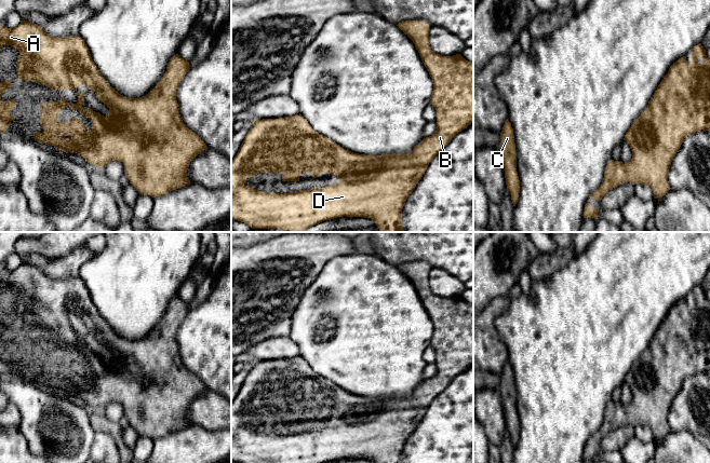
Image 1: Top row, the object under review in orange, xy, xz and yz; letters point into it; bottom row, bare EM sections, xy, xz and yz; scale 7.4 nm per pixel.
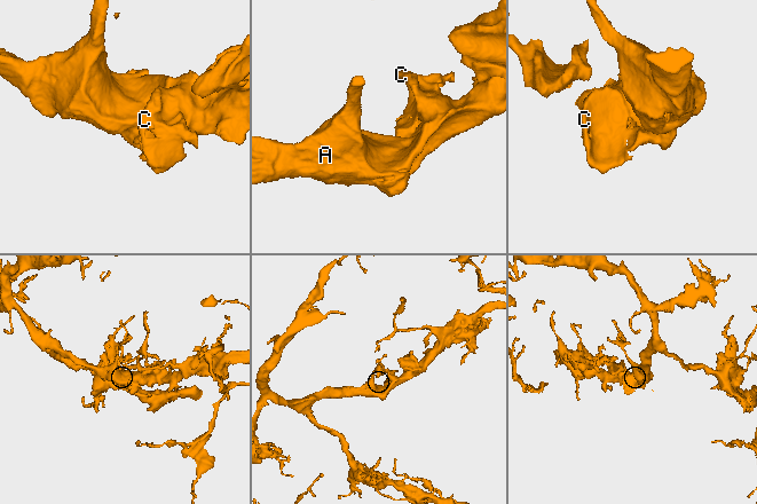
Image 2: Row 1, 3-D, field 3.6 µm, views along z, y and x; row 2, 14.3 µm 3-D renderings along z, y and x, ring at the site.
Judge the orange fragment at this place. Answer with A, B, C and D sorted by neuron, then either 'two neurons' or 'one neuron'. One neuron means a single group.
A B C D | one neuron

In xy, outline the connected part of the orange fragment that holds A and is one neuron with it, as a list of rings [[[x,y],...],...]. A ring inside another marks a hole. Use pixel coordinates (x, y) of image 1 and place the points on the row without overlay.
[[[22,262],[13,271],[4,267],[0,268],[0,289],[3,287],[11,287],[19,292],[21,297],[16,305],[19,323],[34,323],[55,333],[57,331],[76,332],[79,327],[85,327],[94,332],[96,340],[109,350],[106,358],[90,350],[83,351],[82,333],[77,335],[77,345],[69,345],[62,340],[58,343],[39,345],[38,348],[42,351],[40,367],[43,373],[34,375],[35,382],[55,387],[64,394],[76,394],[88,405],[97,409],[104,409],[110,403],[122,404],[130,425],[139,436],[150,437],[153,440],[191,425],[187,419],[189,406],[207,389],[195,373],[184,366],[178,354],[176,331],[190,311],[189,303],[178,296],[174,297],[161,322],[146,338],[129,340],[119,336],[104,321],[80,277],[52,278],[40,268]],[[67,348],[77,351],[84,359],[91,360],[92,369],[85,372],[78,359],[71,359],[68,364],[59,364],[59,353]]]

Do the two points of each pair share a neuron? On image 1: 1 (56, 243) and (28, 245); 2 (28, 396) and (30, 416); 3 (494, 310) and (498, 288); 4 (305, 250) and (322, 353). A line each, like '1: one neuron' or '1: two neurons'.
1: one neuron
2: one neuron
3: two neurons
4: two neurons

